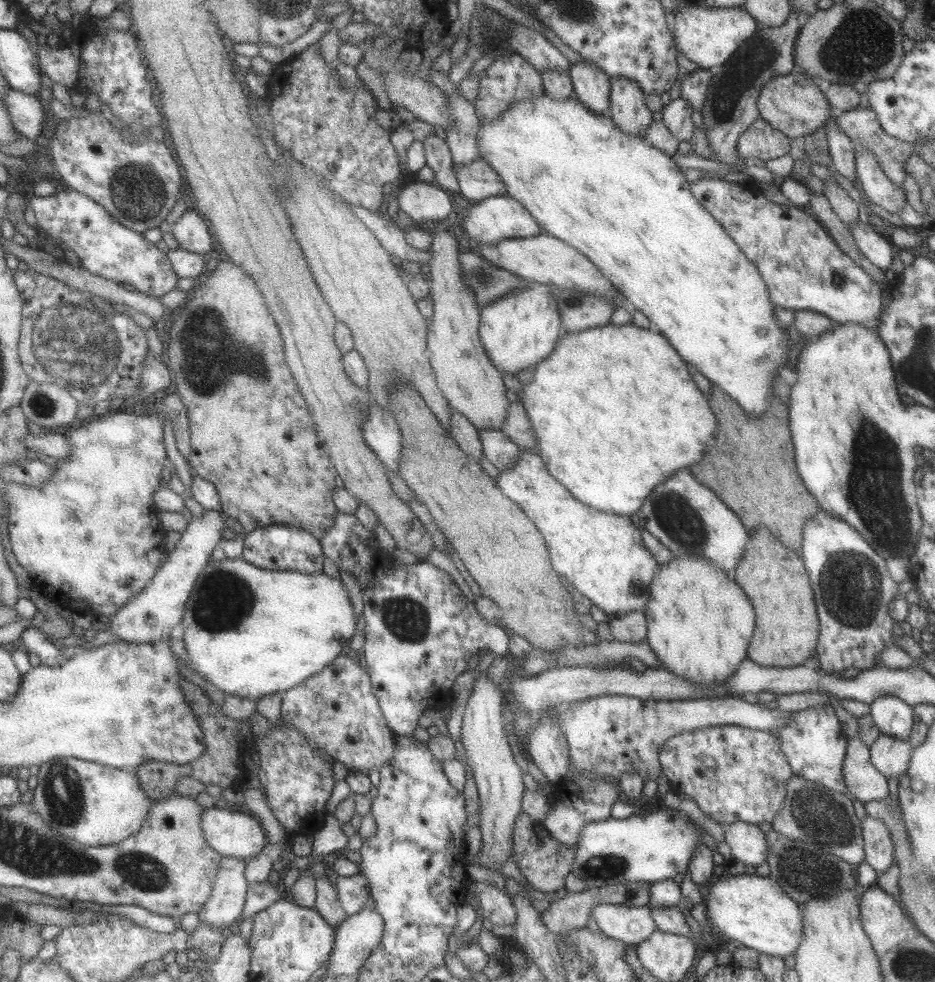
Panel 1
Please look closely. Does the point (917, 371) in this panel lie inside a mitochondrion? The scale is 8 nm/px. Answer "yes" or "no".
yes

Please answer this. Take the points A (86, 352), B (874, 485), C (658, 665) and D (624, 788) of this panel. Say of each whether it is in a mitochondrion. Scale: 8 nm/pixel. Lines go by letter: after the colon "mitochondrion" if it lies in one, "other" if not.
A: mitochondrion
B: mitochondrion
C: other
D: other

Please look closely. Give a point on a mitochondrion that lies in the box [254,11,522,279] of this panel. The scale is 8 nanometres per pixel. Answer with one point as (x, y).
(493, 37)

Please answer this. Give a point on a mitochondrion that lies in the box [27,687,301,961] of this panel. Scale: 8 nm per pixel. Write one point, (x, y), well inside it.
(64, 796)

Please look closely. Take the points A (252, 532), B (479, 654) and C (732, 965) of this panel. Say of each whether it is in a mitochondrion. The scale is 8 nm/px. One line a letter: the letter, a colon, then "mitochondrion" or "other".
A: other
B: other
C: other

